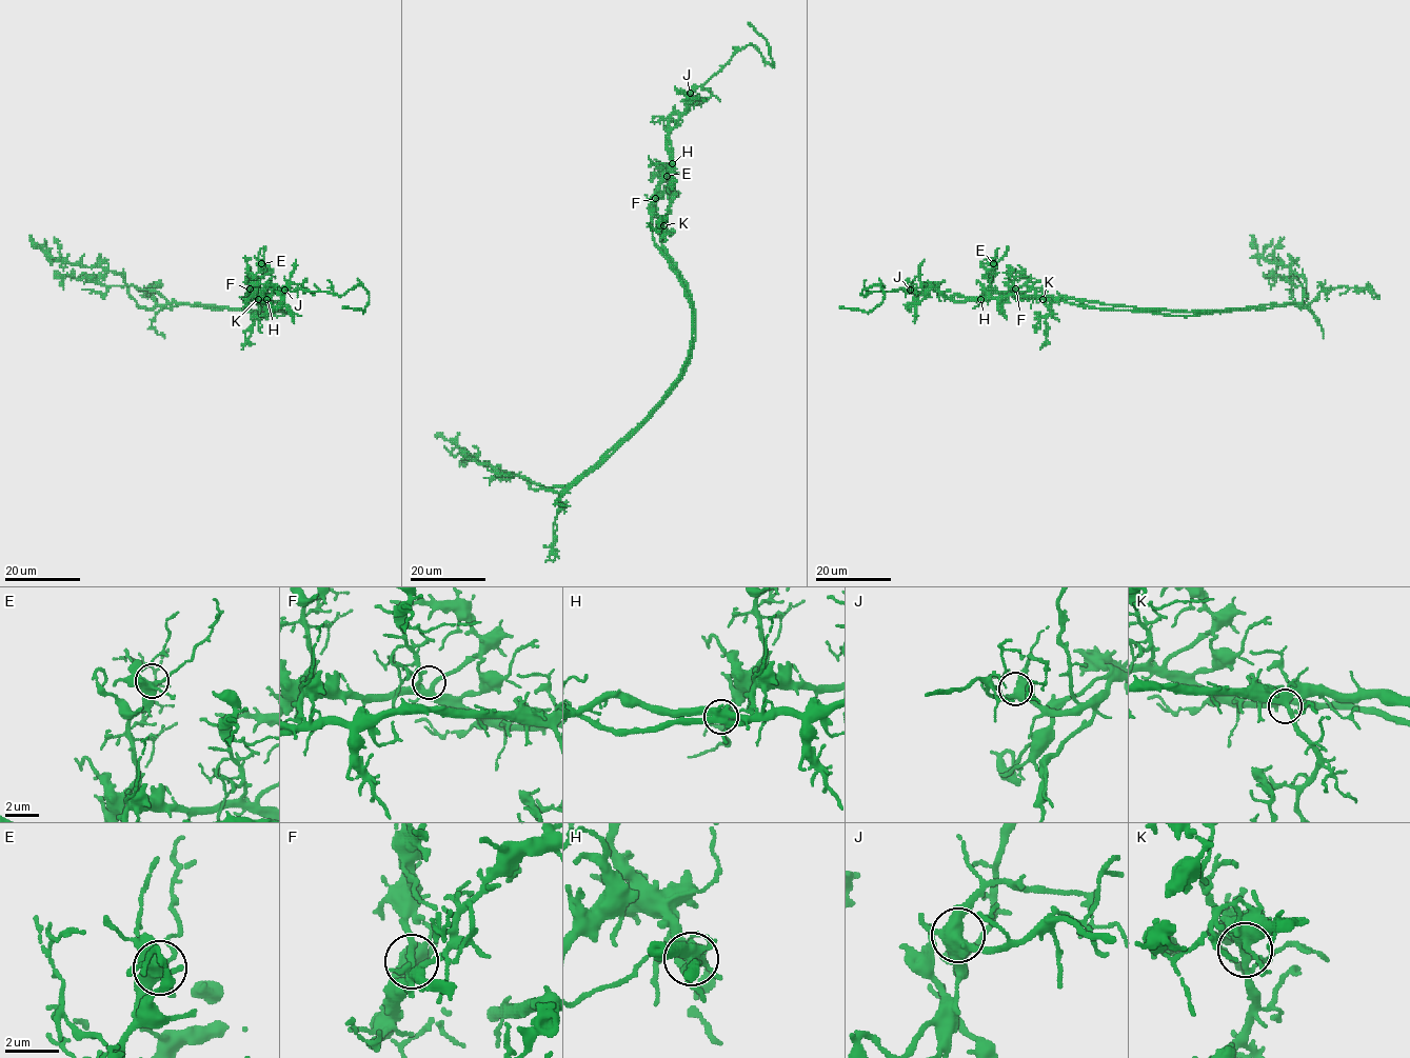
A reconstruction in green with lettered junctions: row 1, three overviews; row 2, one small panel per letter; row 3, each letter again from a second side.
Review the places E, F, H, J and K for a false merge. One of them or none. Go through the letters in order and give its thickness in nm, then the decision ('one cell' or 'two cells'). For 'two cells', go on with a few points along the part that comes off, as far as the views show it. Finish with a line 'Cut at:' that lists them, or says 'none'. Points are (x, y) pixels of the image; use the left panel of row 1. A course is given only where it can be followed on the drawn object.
E: 440 nm thick; one cell
F: 300 nm thick; one cell
H: 480 nm thick; two cells; foreign part runs (267, 298), (256, 297), (290, 308), (173, 305), (157, 292), (101, 285), (84, 277), (60, 276), (63, 288)
J: 480 nm thick; one cell
K: 420 nm thick; one cell
Cut at: H

